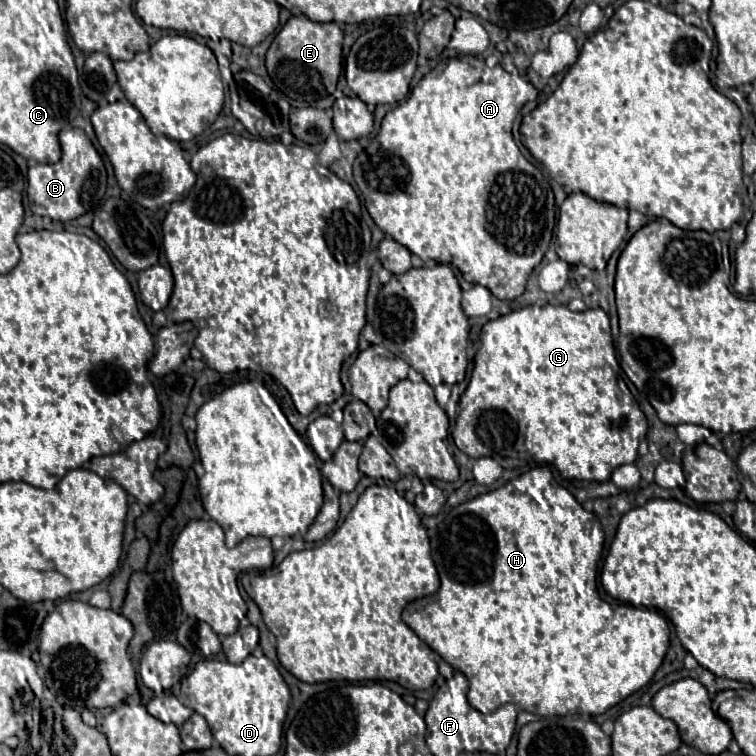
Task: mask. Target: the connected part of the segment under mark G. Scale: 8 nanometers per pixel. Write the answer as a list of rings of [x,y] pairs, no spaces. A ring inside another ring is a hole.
[[[534,304],[534,306],[514,310],[514,312],[510,312],[506,316],[500,316],[496,320],[490,320],[482,328],[480,350],[476,354],[476,364],[474,364],[470,384],[464,390],[464,394],[460,396],[460,402],[458,402],[460,404],[460,414],[458,414],[454,430],[452,430],[454,444],[464,454],[468,454],[470,458],[490,456],[490,458],[498,460],[502,468],[516,468],[516,466],[522,468],[524,464],[528,464],[532,460],[534,464],[552,464],[552,466],[556,466],[556,470],[560,472],[562,478],[576,478],[576,480],[588,480],[588,482],[610,480],[614,468],[618,468],[622,464],[632,464],[636,460],[640,438],[644,438],[644,434],[648,430],[646,416],[638,408],[638,404],[632,398],[628,386],[620,378],[619,371],[620,366],[616,359],[616,349],[610,329],[610,318],[600,308],[588,308],[584,312],[572,312],[562,304],[544,304],[544,306]]]

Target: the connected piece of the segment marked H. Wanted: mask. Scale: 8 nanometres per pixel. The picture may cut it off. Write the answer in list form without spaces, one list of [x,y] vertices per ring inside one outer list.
[[[536,466],[524,472],[520,478],[508,482],[506,486],[492,490],[488,494],[476,496],[446,514],[446,518],[438,524],[438,534],[432,540],[432,558],[440,574],[440,590],[436,598],[418,598],[410,602],[404,612],[402,620],[424,640],[434,652],[438,652],[452,668],[460,670],[468,682],[468,702],[482,714],[494,712],[500,704],[516,704],[520,710],[538,714],[538,716],[566,716],[566,714],[604,714],[608,708],[630,696],[632,692],[640,690],[650,682],[654,672],[664,660],[664,654],[670,645],[670,630],[666,618],[658,611],[646,607],[635,607],[629,604],[612,605],[605,602],[598,594],[596,581],[598,575],[598,560],[602,556],[604,546],[604,532],[598,518],[592,512],[586,512],[576,498],[562,486],[554,482],[552,470],[548,466]]]

